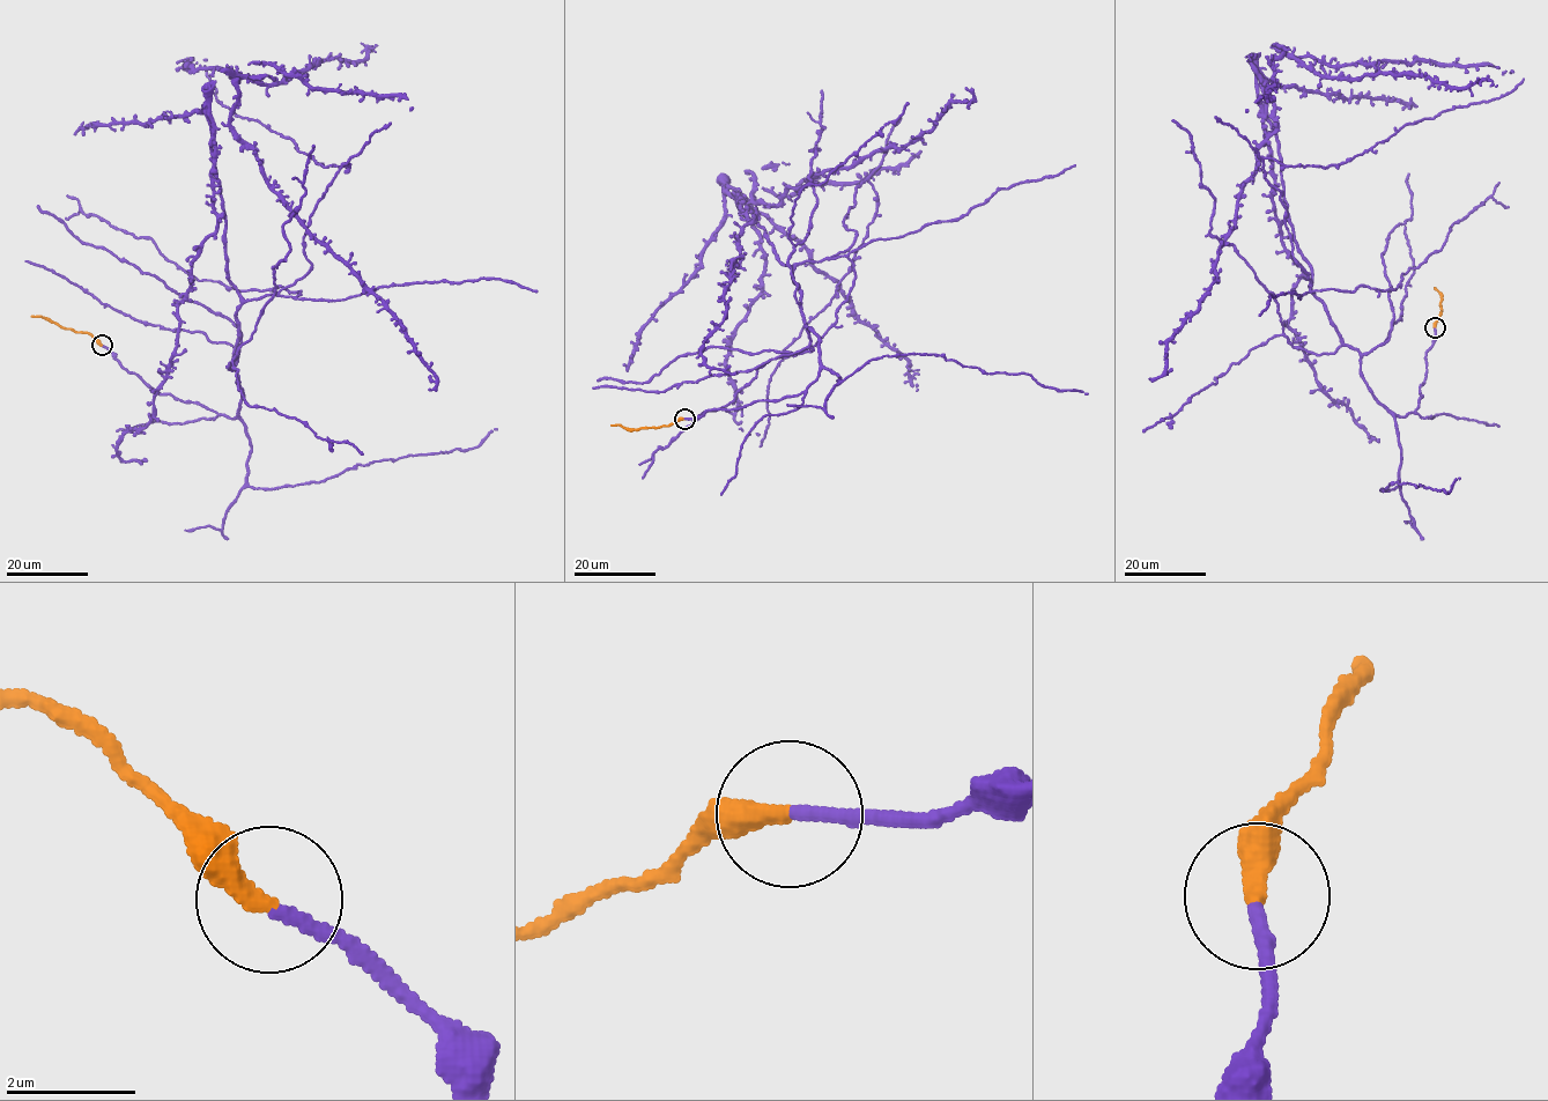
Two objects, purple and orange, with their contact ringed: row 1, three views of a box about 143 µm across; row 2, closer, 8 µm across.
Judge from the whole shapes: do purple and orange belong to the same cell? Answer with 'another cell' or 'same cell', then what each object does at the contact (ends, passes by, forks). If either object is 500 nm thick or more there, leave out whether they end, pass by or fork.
same cell; purple ends; orange ends

